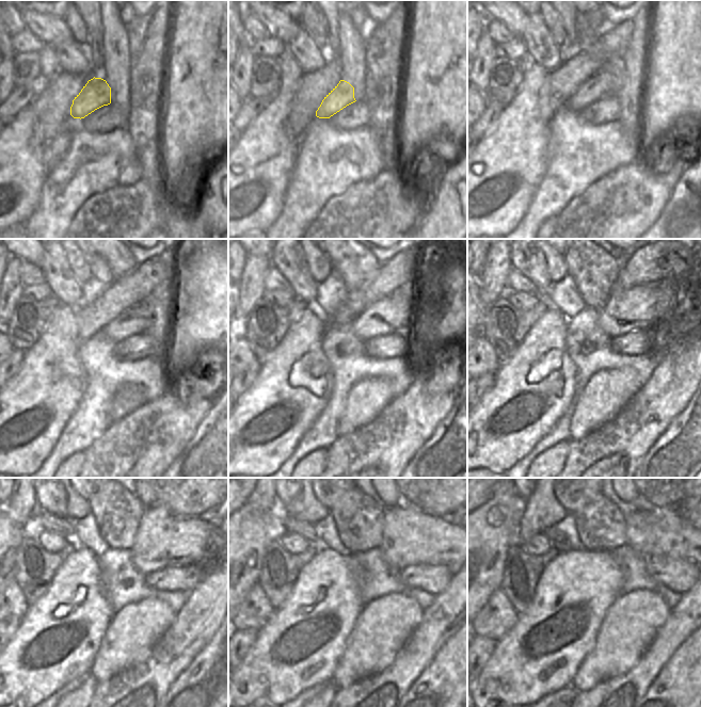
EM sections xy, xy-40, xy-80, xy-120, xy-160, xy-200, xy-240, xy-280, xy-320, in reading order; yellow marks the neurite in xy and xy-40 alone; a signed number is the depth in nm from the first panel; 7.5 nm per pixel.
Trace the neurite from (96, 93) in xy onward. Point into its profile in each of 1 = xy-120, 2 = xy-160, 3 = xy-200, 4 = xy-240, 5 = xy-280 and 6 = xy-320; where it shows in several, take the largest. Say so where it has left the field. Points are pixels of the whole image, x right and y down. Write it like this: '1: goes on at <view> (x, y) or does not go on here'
1: goes on at xy-120 (137, 319)
2: goes on at xy-160 (393, 312)
3: goes on at xy-200 (638, 307)
4: goes on at xy-240 (162, 540)
5: goes on at xy-280 (410, 536)
6: goes on at xy-320 (663, 531)

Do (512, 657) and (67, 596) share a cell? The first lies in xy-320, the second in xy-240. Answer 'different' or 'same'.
same

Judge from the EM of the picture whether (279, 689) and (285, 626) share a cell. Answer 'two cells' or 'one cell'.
one cell

